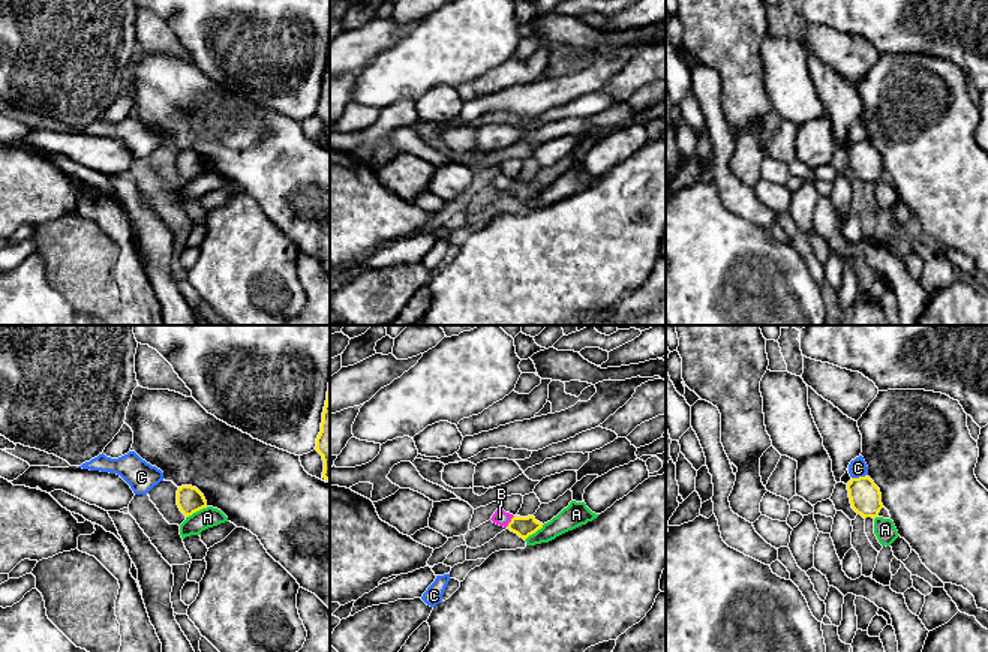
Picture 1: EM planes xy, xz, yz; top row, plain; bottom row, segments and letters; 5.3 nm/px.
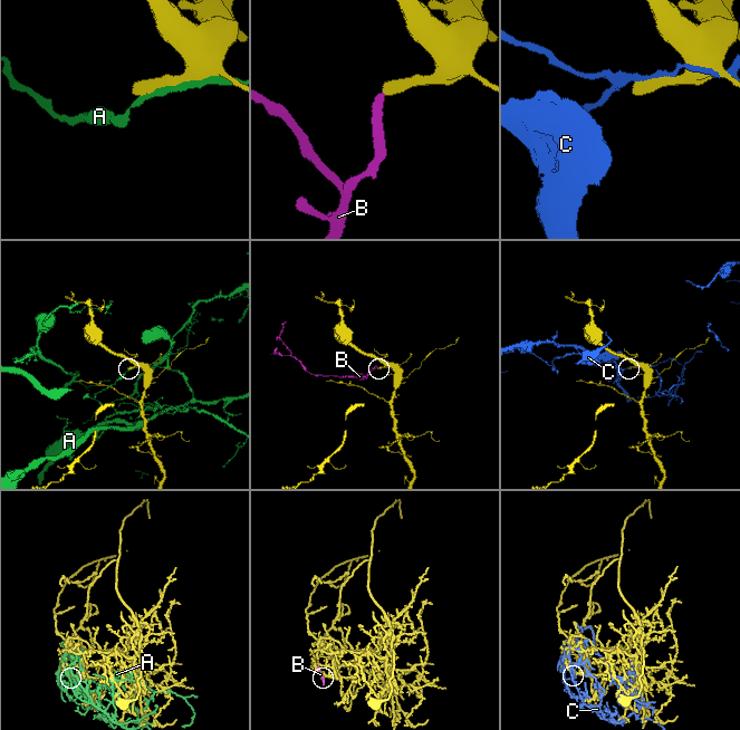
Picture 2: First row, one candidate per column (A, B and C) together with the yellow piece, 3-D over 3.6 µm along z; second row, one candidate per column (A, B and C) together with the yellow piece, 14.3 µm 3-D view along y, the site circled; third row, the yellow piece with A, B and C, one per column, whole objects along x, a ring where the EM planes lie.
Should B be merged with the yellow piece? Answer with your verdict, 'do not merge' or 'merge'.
merge

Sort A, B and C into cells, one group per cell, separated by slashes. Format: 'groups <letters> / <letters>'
groups A / B / C

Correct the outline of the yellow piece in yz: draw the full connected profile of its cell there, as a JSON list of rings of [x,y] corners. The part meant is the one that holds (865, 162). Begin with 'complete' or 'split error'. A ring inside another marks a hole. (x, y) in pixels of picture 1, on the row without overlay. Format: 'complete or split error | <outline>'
complete | [[[865,139],[847,147],[852,172],[864,183],[876,183],[883,172],[880,153]]]

